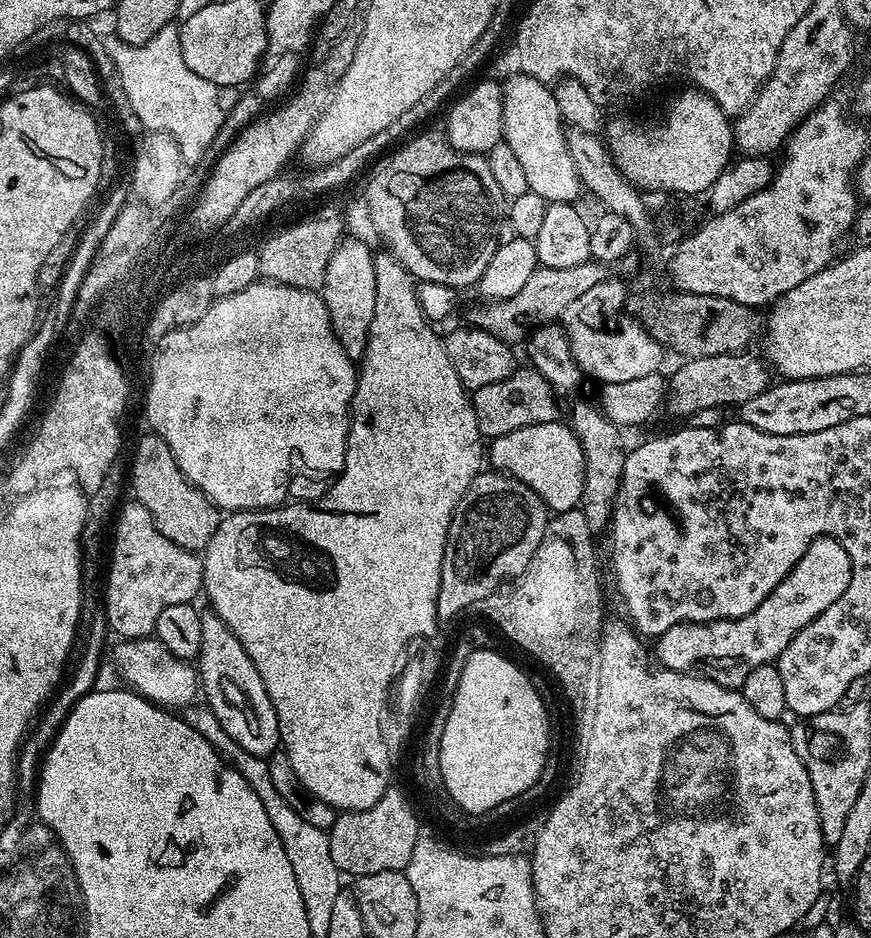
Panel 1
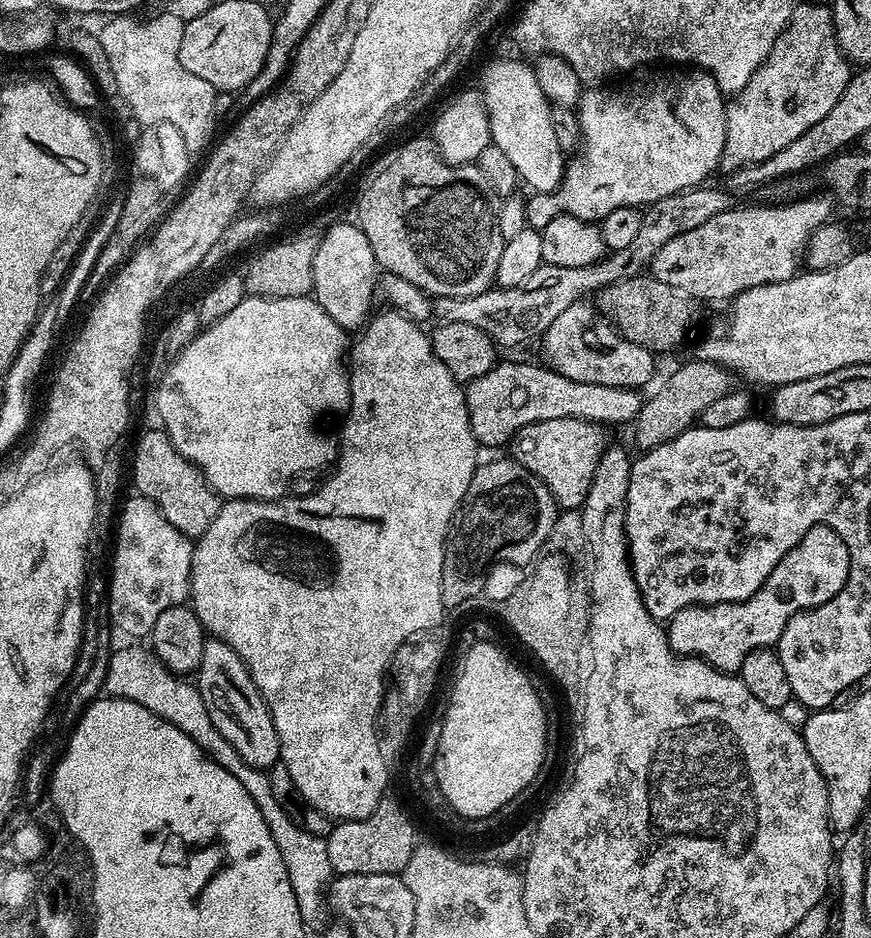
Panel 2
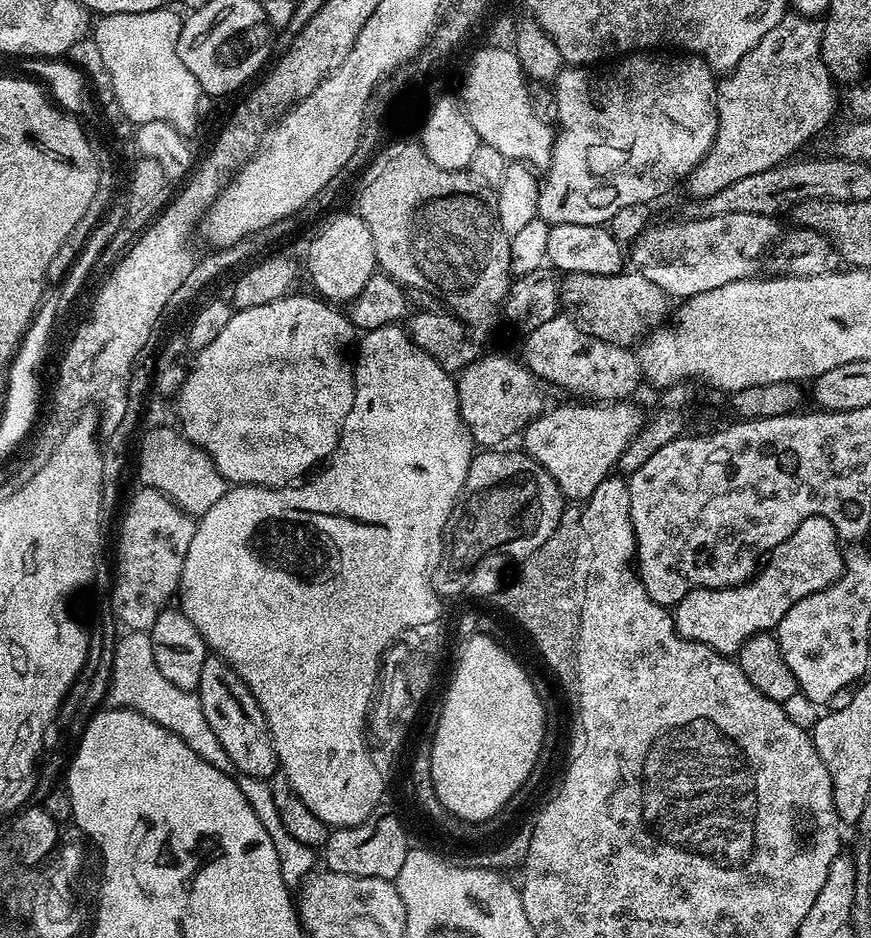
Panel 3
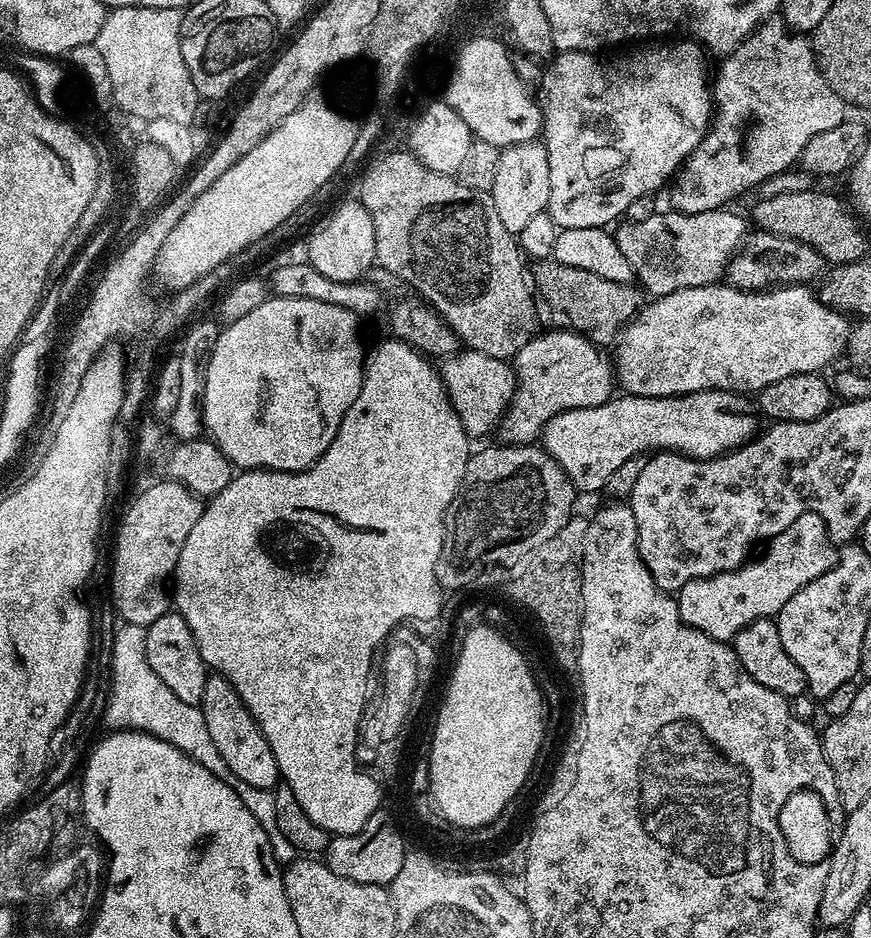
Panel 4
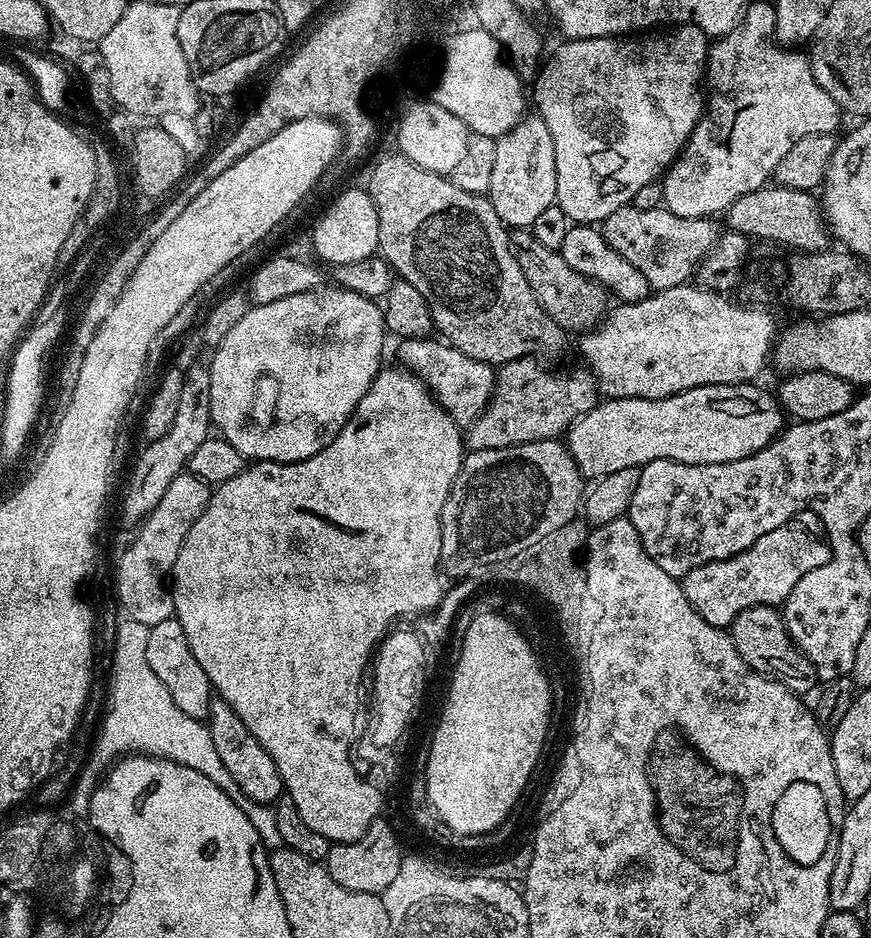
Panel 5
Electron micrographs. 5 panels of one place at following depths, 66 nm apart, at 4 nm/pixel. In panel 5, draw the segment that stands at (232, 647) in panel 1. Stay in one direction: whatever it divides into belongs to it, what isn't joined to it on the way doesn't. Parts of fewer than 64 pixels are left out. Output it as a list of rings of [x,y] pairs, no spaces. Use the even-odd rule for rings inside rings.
[[[213,699],[208,719],[206,721],[210,730],[210,738],[214,738],[214,747],[218,749],[218,758],[222,758],[222,766],[230,773],[230,778],[238,782],[238,790],[242,790],[244,800],[253,800],[256,804],[275,805],[276,800],[284,792],[284,783],[278,774],[278,766],[274,766],[274,758],[262,750],[262,742],[246,730],[246,722],[234,714],[224,700]]]

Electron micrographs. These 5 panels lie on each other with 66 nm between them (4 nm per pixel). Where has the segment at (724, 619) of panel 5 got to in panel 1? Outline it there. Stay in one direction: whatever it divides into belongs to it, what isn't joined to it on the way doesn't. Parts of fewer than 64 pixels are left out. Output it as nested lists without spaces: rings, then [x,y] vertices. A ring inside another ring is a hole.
[[[819,536],[817,540],[810,542],[810,546],[804,551],[802,558],[798,558],[790,574],[786,574],[786,578],[782,578],[782,582],[778,582],[778,586],[774,586],[772,593],[757,608],[750,610],[750,614],[737,620],[715,620],[705,624],[675,624],[670,626],[670,630],[655,637],[655,663],[661,668],[669,668],[675,672],[691,672],[706,676],[724,688],[739,689],[752,668],[779,661],[782,650],[790,646],[792,639],[811,620],[818,618],[822,610],[830,610],[830,606],[834,606],[834,602],[842,598],[846,586],[850,586],[851,573],[850,554],[846,554],[846,550],[842,550],[842,546],[834,538]]]

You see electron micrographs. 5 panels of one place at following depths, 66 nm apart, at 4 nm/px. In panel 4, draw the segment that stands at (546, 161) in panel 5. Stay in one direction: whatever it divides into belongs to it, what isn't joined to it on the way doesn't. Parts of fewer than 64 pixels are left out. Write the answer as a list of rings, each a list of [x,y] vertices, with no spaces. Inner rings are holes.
[[[535,140],[503,149],[498,160],[494,186],[490,191],[503,226],[513,235],[519,235],[534,215],[548,207],[550,168],[547,147],[541,141]]]

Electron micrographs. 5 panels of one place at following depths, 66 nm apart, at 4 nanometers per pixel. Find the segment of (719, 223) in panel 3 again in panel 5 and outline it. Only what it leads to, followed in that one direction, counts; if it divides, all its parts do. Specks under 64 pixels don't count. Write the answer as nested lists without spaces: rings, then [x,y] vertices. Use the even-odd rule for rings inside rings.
[[[661,206],[650,210],[634,207],[614,210],[602,222],[606,242],[626,258],[626,262],[638,266],[646,277],[649,289],[661,292],[670,286],[689,283],[696,270],[716,244],[718,230],[711,219],[678,218]]]

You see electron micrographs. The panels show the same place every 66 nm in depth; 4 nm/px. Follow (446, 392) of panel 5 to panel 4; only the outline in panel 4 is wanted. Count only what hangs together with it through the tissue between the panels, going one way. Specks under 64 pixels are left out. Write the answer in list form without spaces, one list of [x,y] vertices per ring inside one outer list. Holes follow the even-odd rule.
[[[461,350],[447,357],[439,365],[440,379],[448,389],[448,397],[468,431],[469,437],[488,436],[497,431],[504,411],[516,393],[516,374],[513,365],[508,360],[490,358],[490,354]]]

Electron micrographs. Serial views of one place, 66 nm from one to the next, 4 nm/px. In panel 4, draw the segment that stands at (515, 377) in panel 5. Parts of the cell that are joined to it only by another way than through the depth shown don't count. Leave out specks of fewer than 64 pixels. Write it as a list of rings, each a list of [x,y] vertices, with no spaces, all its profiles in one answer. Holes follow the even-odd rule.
[[[541,331],[516,352],[516,393],[498,425],[498,436],[505,445],[536,444],[546,424],[558,414],[602,406],[614,395],[618,381],[613,361],[609,357],[607,360],[597,345],[577,332],[551,331]]]

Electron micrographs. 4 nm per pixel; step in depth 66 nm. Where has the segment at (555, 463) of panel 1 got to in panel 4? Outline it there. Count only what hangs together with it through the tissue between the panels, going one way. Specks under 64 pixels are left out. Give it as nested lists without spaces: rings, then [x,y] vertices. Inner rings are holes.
[[[717,388],[702,390],[701,392],[687,392],[685,396],[629,396],[627,394],[616,394],[602,406],[590,406],[582,410],[566,410],[552,418],[544,427],[542,447],[544,451],[550,454],[550,458],[554,458],[554,462],[558,462],[558,466],[562,466],[562,470],[570,478],[570,482],[575,486],[577,493],[584,494],[584,492],[596,492],[599,488],[600,491],[607,489],[610,474],[614,474],[614,470],[618,470],[618,466],[622,466],[622,462],[628,462],[630,458],[641,454],[655,454],[659,451],[680,452],[683,456],[690,456],[694,460],[713,460],[716,456],[723,456],[725,452],[730,452],[733,448],[741,448],[743,444],[748,443],[757,435],[756,418],[758,419],[757,409],[747,395],[739,392],[718,390]]]

